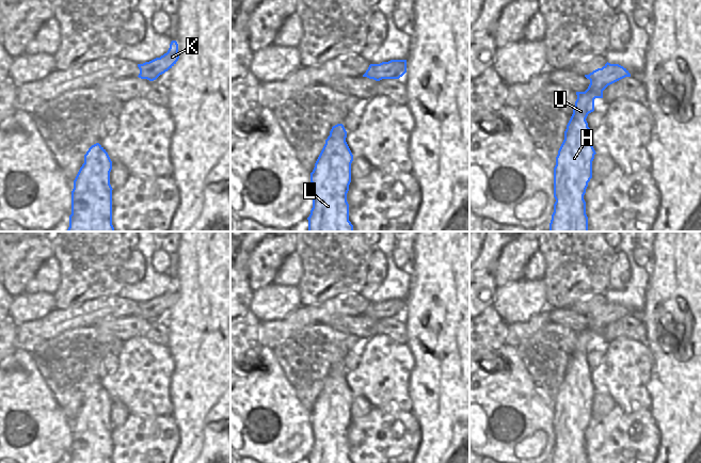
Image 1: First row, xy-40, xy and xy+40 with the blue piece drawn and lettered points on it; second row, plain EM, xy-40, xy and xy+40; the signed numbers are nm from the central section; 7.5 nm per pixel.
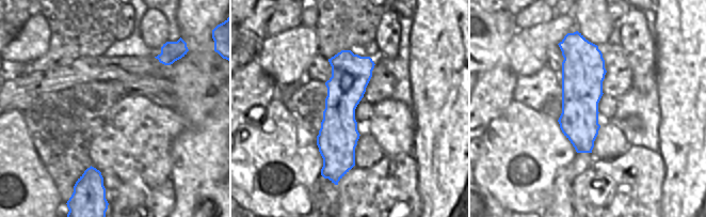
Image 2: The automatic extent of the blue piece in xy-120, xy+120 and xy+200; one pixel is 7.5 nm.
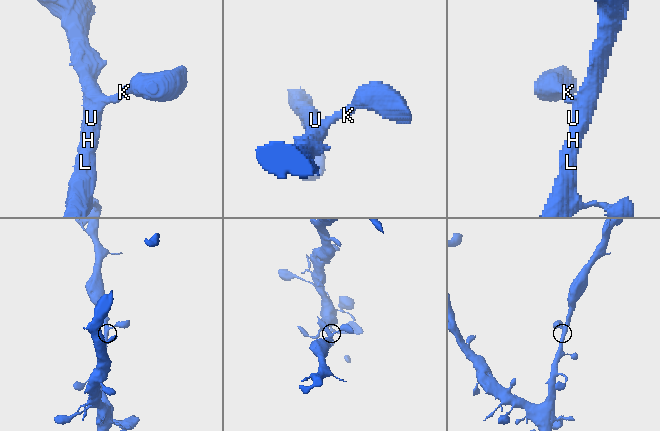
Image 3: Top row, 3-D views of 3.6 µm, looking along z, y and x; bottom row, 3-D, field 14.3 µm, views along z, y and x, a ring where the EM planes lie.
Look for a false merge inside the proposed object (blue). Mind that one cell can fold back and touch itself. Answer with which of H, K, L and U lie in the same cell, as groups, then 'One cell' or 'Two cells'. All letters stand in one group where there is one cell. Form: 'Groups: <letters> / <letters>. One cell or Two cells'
Groups: H K L U. One cell

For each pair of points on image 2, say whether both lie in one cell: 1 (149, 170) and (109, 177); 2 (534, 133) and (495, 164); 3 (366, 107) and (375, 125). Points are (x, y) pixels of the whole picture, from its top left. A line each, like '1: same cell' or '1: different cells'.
1: different cells
2: same cell
3: different cells

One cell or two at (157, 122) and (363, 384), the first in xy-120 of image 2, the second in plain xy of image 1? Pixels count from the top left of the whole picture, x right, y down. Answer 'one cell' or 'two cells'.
one cell

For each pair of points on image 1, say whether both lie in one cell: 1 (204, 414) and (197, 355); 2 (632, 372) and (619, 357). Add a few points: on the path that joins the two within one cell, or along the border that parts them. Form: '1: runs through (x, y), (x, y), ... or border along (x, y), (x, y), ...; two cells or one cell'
1: runs through (204, 399), (204, 370); one cell
2: runs through (628, 369), (622, 361); one cell

